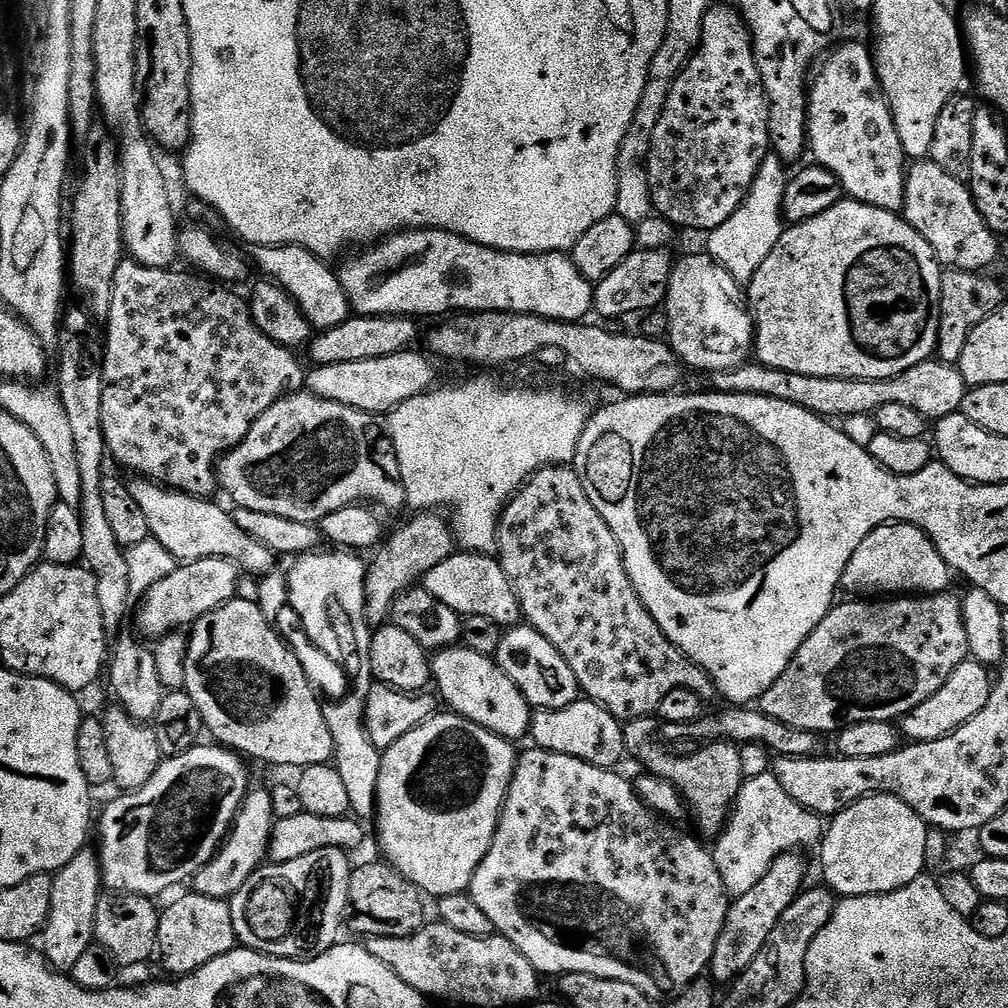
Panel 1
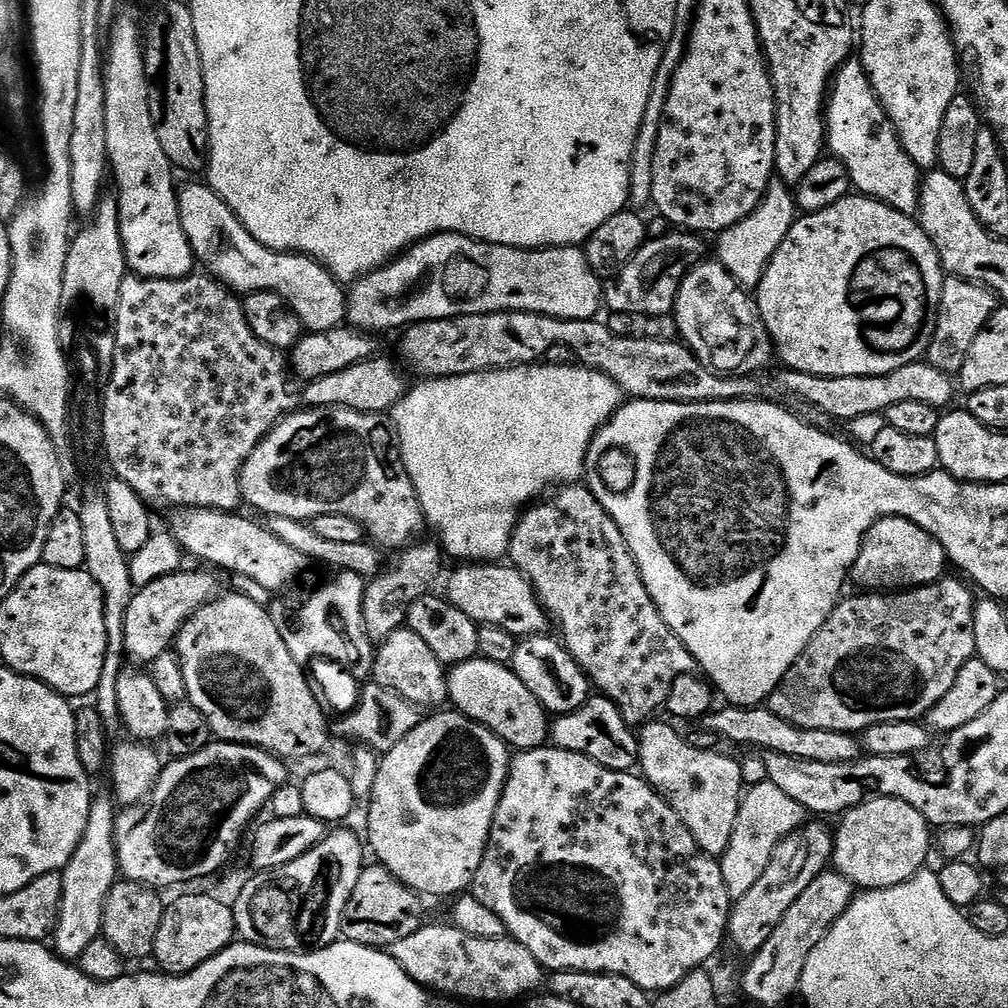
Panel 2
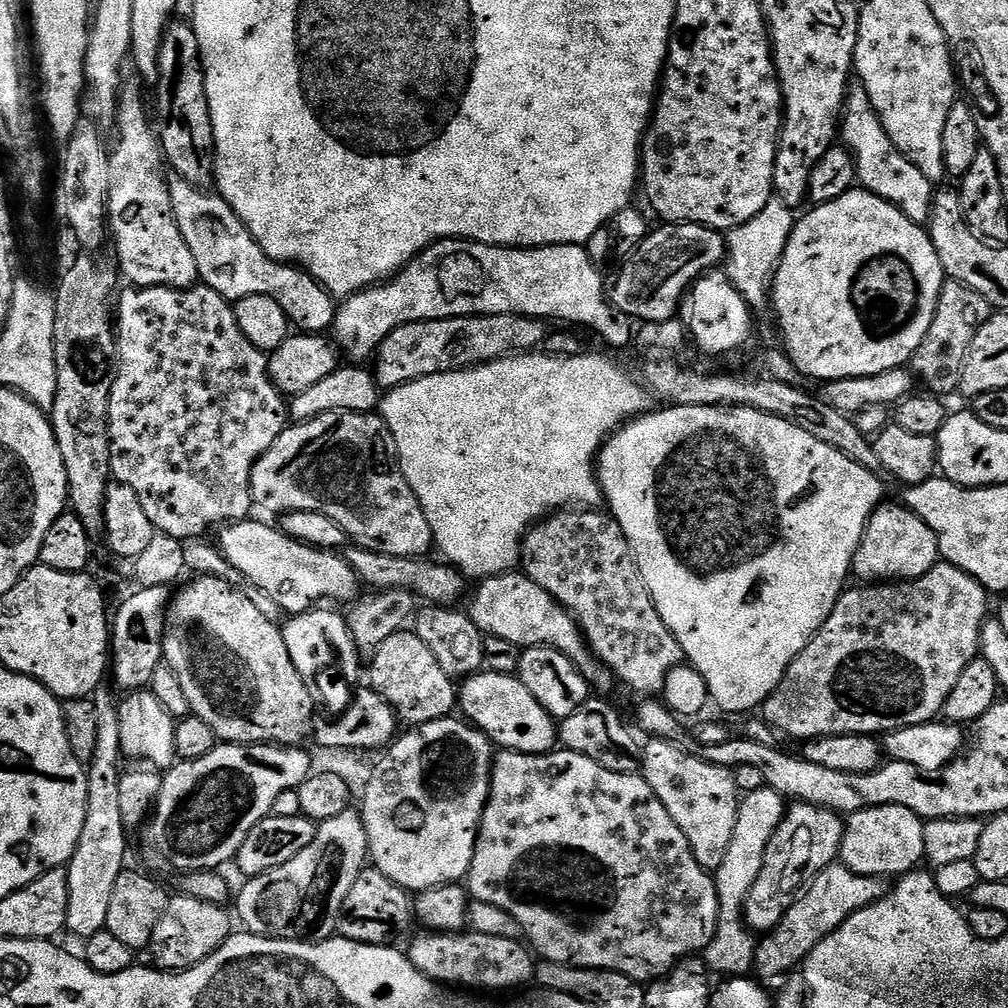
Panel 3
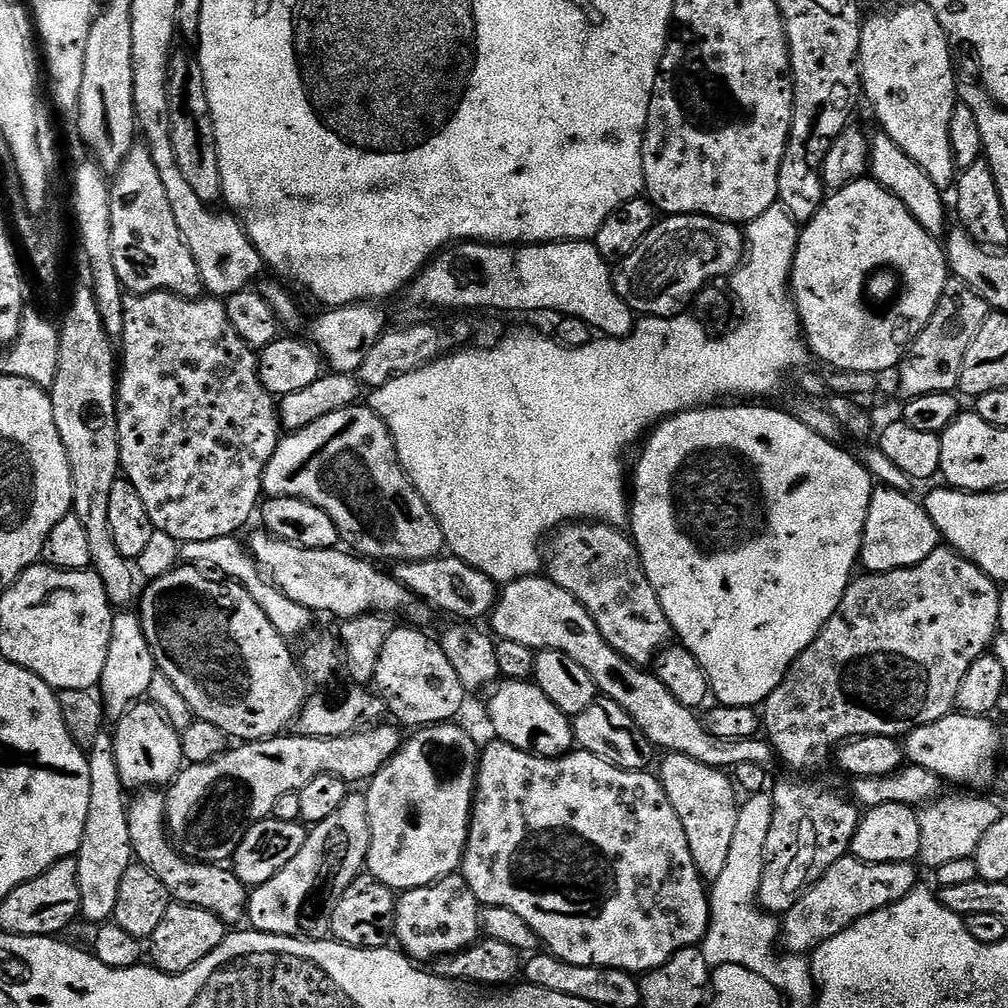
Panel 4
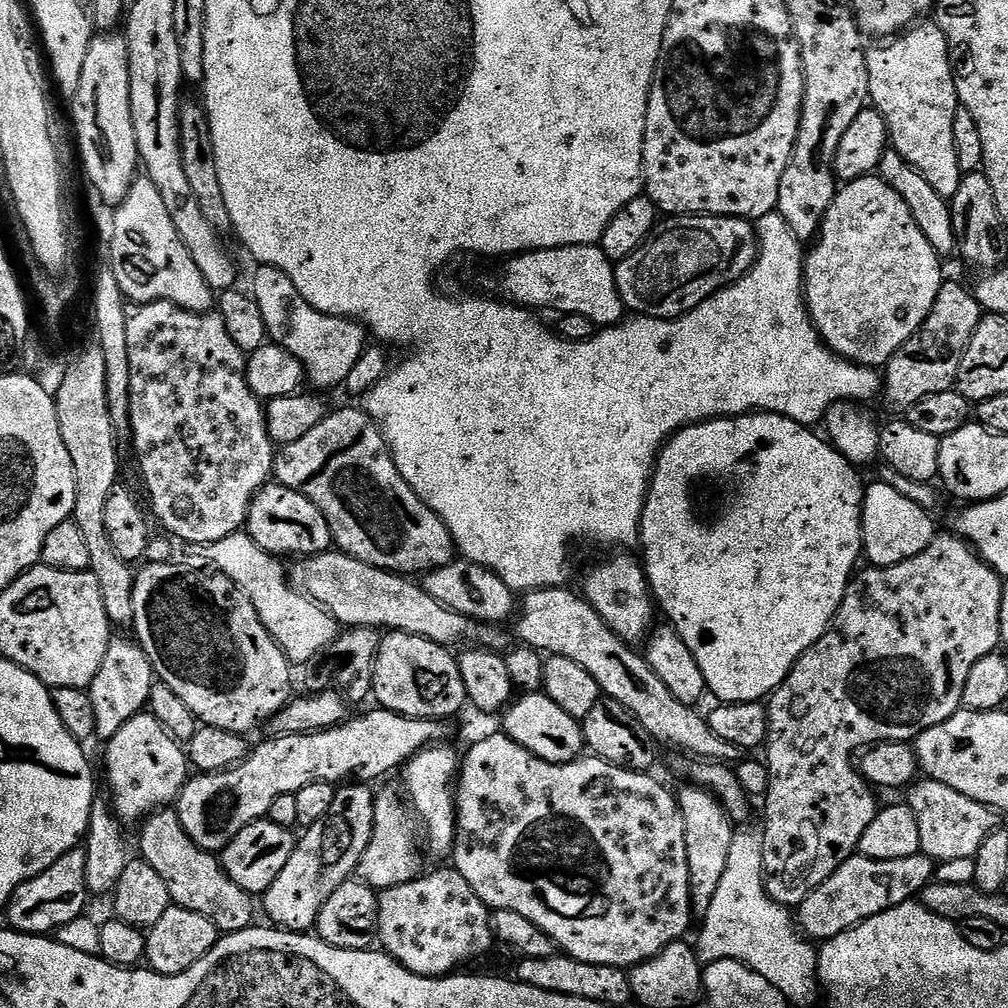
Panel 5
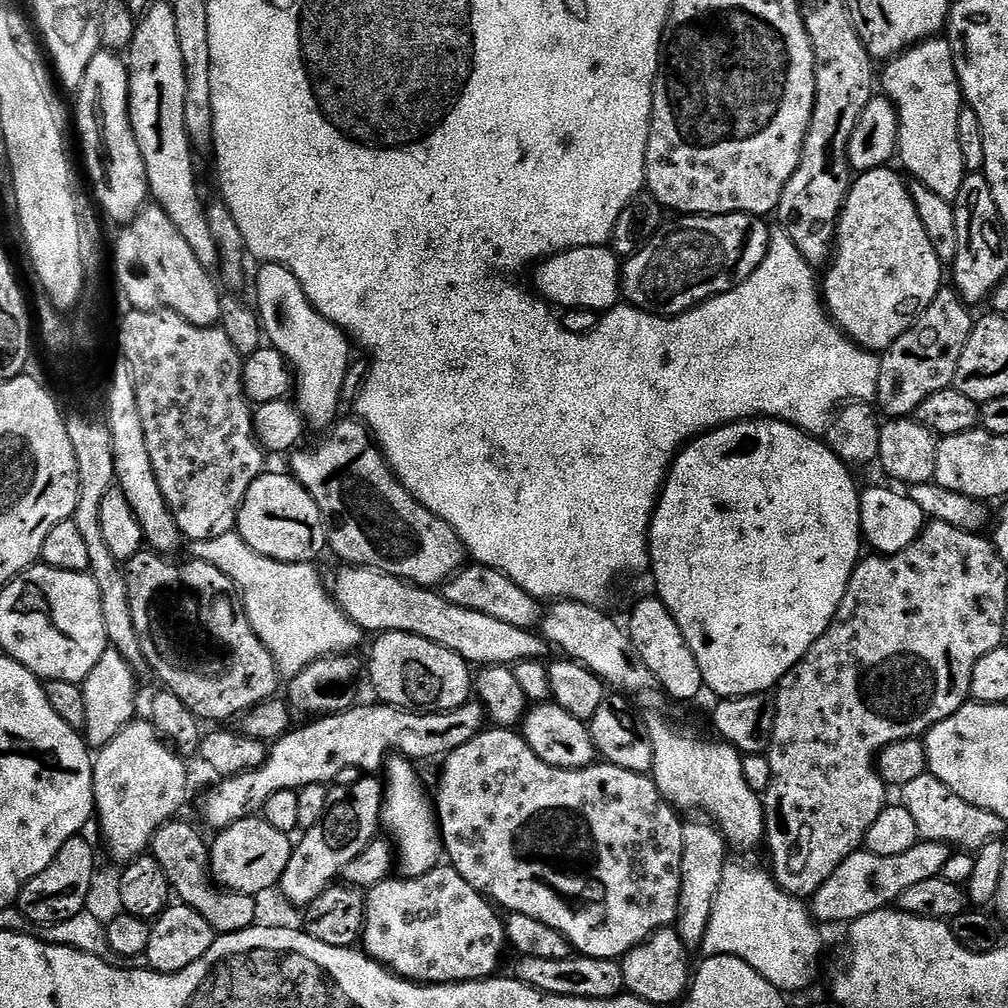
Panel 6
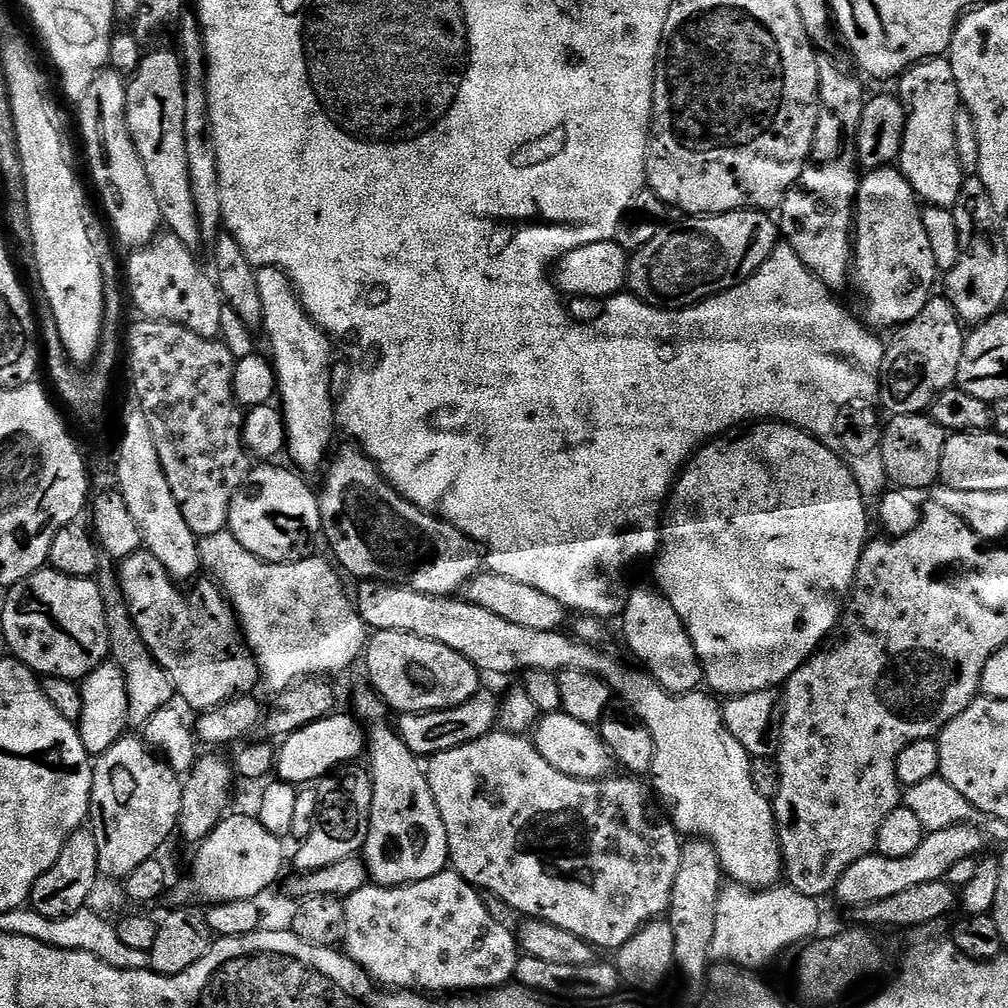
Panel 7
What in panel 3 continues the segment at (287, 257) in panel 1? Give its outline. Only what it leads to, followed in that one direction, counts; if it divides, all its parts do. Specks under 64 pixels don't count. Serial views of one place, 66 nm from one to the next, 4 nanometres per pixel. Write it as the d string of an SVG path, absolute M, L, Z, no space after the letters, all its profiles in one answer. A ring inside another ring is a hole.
M175 174L168 176L168 189L178 230L182 230L182 238L186 238L190 254L194 254L196 274L203 287L222 294L230 302L250 298L250 294L266 294L266 298L274 298L286 310L289 325L297 324L304 334L324 334L331 329L337 301L303 268L271 260L223 196L190 186L186 178Z

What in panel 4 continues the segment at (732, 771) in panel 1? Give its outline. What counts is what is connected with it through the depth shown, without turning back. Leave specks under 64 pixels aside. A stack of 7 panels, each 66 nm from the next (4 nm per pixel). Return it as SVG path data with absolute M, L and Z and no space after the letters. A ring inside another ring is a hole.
M677 752L663 758L665 760L660 764L658 779L666 790L666 798L670 798L670 806L674 806L674 814L678 814L678 822L682 822L682 830L686 830L686 842L690 842L690 858L694 858L694 866L704 881L716 880L726 867L730 842L734 838L734 825L738 822L738 789L733 777L727 771L702 766L702 762L694 762L694 758L686 758Z

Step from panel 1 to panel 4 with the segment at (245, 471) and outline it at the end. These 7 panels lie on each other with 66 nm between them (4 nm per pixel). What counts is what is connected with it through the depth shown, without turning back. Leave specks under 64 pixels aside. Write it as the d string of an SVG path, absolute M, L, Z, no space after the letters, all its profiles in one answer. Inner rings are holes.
M371 407L334 410L318 422L287 433L264 471L263 495L305 500L330 514L341 541L373 562L422 562L445 551L442 526L396 459L386 422Z

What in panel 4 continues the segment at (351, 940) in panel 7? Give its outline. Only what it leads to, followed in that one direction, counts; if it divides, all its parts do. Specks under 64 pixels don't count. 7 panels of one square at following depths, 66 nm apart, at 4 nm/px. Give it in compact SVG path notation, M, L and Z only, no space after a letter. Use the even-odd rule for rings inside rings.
M460 874L444 876L427 888L412 888L409 892L399 893L394 917L395 943L413 962L435 962L451 952L463 952L481 939L481 907L480 899Z

